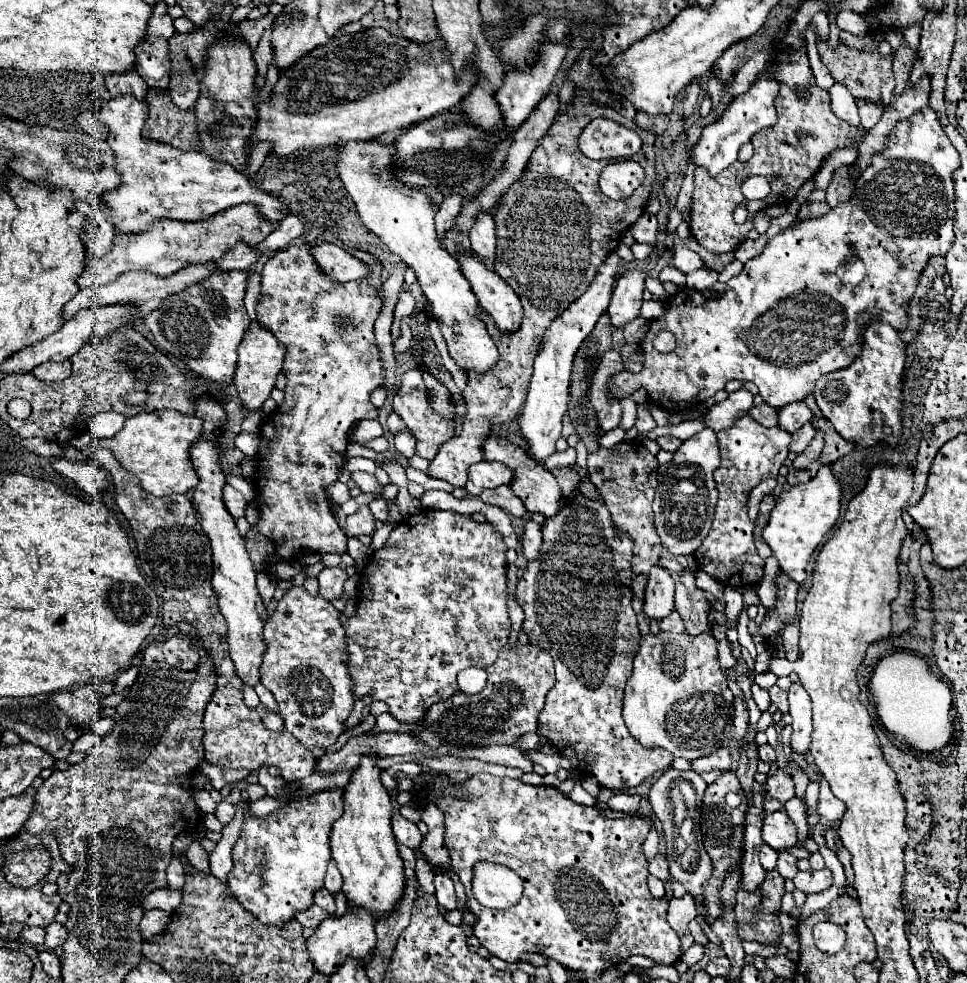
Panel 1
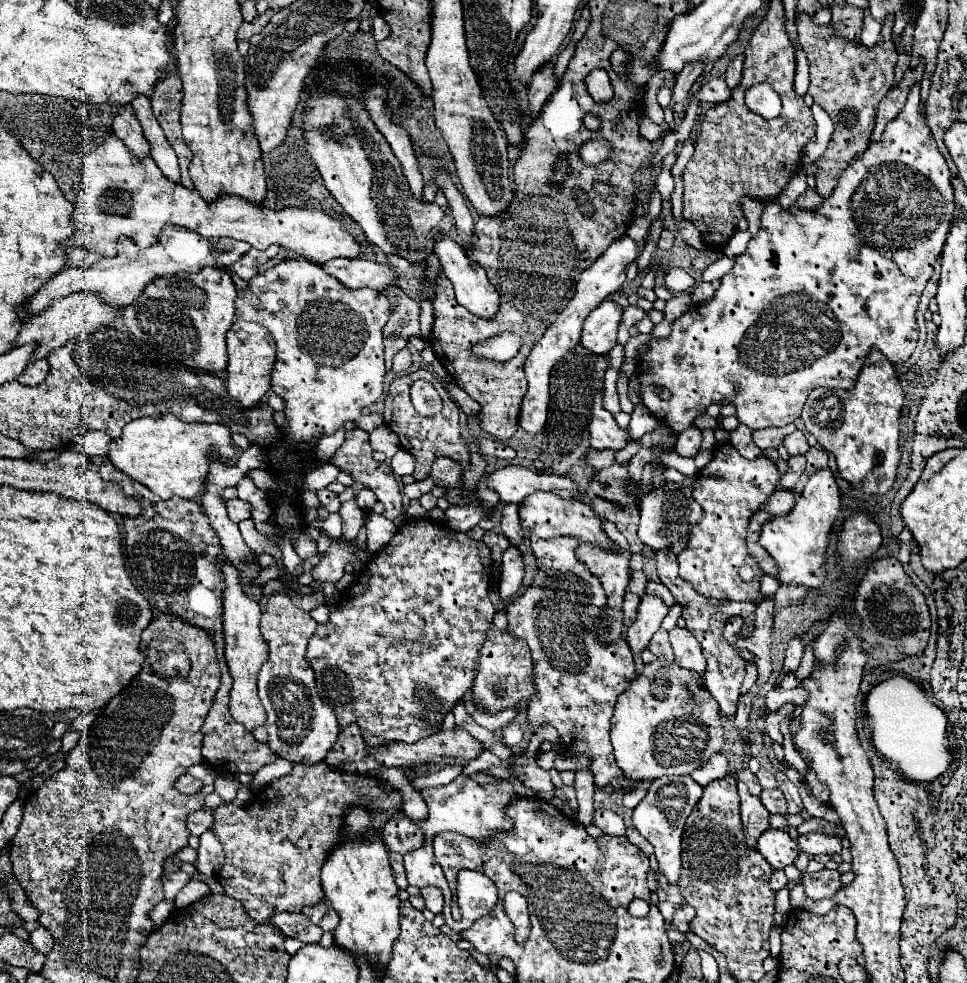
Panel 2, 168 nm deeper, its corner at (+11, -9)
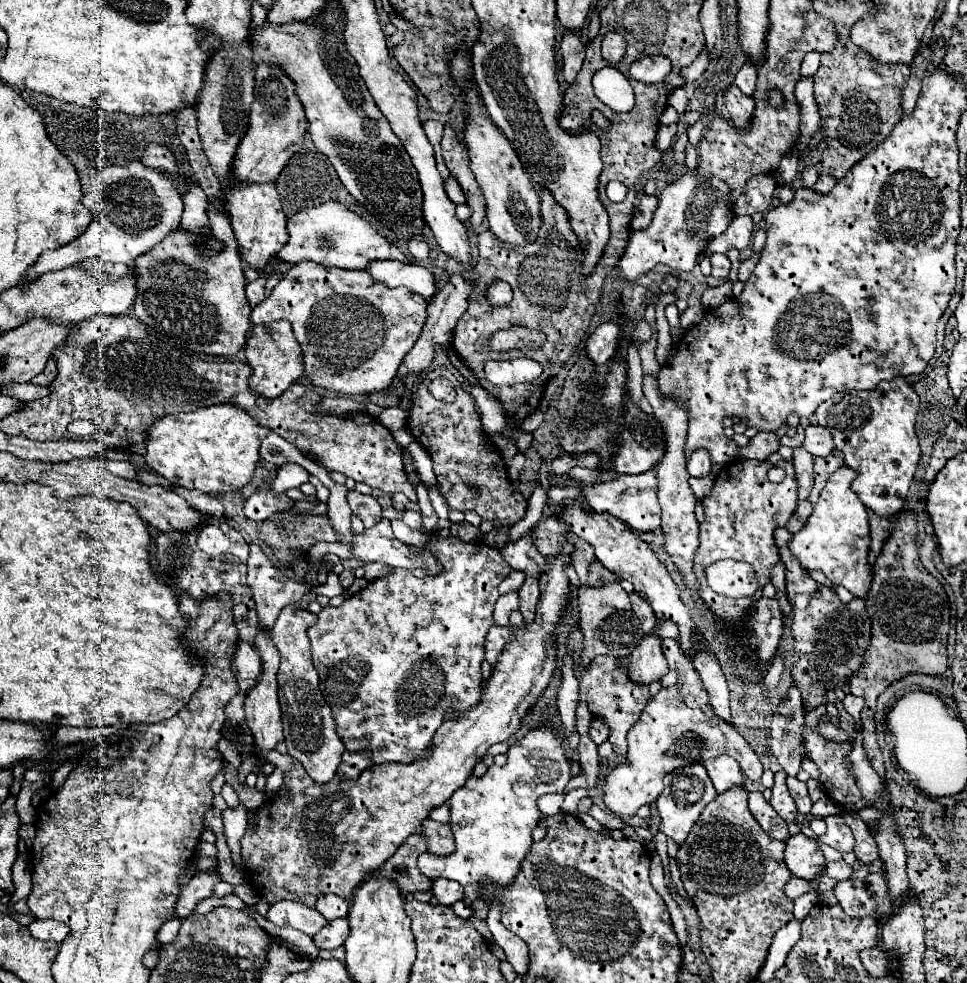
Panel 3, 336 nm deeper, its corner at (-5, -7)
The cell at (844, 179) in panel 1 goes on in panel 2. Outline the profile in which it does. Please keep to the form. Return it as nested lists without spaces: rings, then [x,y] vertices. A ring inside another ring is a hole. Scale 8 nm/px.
[[[800,15],[796,19],[798,25],[798,39],[802,49],[808,55],[810,65],[810,89],[808,93],[820,103],[822,109],[828,111],[836,129],[832,133],[832,141],[826,153],[816,161],[818,175],[816,175],[816,191],[822,199],[834,191],[840,175],[844,169],[868,147],[868,139],[874,127],[878,103],[894,85],[894,67],[896,67],[896,45],[890,37],[894,15],[888,15],[878,43],[874,49],[866,49],[864,45],[850,43],[842,37],[836,37],[830,25],[816,25],[810,21],[810,15]]]

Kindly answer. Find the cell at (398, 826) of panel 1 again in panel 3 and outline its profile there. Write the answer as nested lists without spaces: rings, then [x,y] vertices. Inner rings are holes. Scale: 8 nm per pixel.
[[[426,819],[420,825],[420,831],[424,833],[428,841],[428,851],[434,855],[452,855],[456,851],[454,847],[454,835],[448,823],[438,823],[432,819]]]

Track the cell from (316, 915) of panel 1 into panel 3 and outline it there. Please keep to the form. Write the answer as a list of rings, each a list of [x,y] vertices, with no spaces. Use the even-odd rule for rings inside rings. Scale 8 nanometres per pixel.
[[[278,901],[270,905],[266,919],[280,927],[290,925],[294,929],[300,929],[310,937],[316,935],[328,923],[324,917],[320,917],[316,909],[306,907],[304,903],[298,903],[298,901]]]

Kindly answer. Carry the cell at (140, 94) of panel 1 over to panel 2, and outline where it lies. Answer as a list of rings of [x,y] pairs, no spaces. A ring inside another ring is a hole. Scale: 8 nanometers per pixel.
[[[120,105],[118,107],[118,115],[114,117],[112,123],[112,131],[126,143],[126,147],[130,147],[134,151],[134,155],[138,155],[140,159],[150,155],[150,143],[146,141],[140,121],[132,109],[132,105]]]

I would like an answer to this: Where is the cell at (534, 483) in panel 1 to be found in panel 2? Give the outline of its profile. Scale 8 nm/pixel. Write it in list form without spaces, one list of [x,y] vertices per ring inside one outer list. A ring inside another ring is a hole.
[[[538,491],[534,495],[528,495],[518,505],[518,513],[520,513],[520,525],[524,529],[530,529],[538,537],[548,539],[548,537],[570,535],[570,537],[578,537],[580,541],[598,543],[604,549],[612,547],[612,541],[608,539],[608,535],[600,527],[600,517],[590,509],[590,505],[586,505],[578,499],[564,499],[552,491]]]

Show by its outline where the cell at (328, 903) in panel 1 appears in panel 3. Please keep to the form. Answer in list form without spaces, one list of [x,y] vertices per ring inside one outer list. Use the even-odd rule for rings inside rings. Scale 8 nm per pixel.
[[[322,895],[316,903],[316,909],[328,921],[338,919],[338,917],[348,917],[348,901],[338,897],[338,895]]]

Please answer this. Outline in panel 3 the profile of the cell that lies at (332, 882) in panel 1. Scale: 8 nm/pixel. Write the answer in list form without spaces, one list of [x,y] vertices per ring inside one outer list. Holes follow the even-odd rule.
[[[336,919],[336,921],[330,921],[312,939],[314,939],[314,943],[316,943],[318,949],[336,949],[336,947],[342,947],[344,945],[348,933],[350,933],[348,921],[346,919]]]

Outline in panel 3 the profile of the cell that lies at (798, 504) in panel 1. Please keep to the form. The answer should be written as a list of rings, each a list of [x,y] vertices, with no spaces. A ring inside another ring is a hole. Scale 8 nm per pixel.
[[[844,465],[828,477],[804,529],[792,537],[790,549],[800,559],[804,569],[820,569],[832,583],[844,585],[854,597],[864,599],[872,583],[872,571],[868,565],[870,529],[866,507],[850,489],[856,475],[858,473],[854,469]]]

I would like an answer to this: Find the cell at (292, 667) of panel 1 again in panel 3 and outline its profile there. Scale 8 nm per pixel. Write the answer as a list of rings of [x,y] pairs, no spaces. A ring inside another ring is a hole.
[[[288,605],[280,611],[276,625],[272,629],[272,641],[276,649],[280,651],[280,669],[278,669],[278,695],[280,695],[280,707],[282,707],[282,723],[284,723],[284,741],[288,747],[288,753],[306,769],[306,773],[312,777],[314,783],[322,785],[330,781],[336,775],[336,769],[340,765],[340,757],[344,753],[344,743],[336,735],[336,723],[332,721],[332,711],[322,699],[320,687],[318,687],[318,673],[312,665],[312,655],[310,655],[310,641],[308,641],[308,627],[316,623],[316,615],[300,609],[298,605]]]

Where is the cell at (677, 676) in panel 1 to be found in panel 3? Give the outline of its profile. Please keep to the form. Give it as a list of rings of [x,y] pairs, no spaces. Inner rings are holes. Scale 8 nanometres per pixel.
[[[676,685],[660,689],[660,693],[656,693],[648,701],[634,729],[628,731],[626,763],[614,767],[606,775],[602,791],[604,805],[622,819],[628,819],[636,815],[642,805],[658,799],[666,773],[678,769],[680,765],[692,765],[692,761],[704,763],[718,755],[730,755],[732,759],[736,759],[750,781],[758,781],[762,777],[762,763],[742,739],[742,735],[736,731],[736,727],[728,725],[718,717],[708,721],[704,713],[700,713],[700,709],[688,709],[684,701],[680,701],[680,691]]]

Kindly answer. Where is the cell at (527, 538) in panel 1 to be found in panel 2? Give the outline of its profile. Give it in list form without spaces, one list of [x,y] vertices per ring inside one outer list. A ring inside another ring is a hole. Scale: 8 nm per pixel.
[[[510,545],[502,557],[502,577],[500,577],[500,597],[510,599],[522,585],[524,577],[524,555],[518,547]]]

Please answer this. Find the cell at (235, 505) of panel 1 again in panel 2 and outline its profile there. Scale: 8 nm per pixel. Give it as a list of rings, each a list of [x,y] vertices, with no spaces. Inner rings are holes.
[[[228,499],[226,507],[228,507],[228,517],[234,523],[240,523],[240,521],[244,521],[244,519],[250,517],[250,505],[244,503],[244,501],[240,501],[240,499]]]

